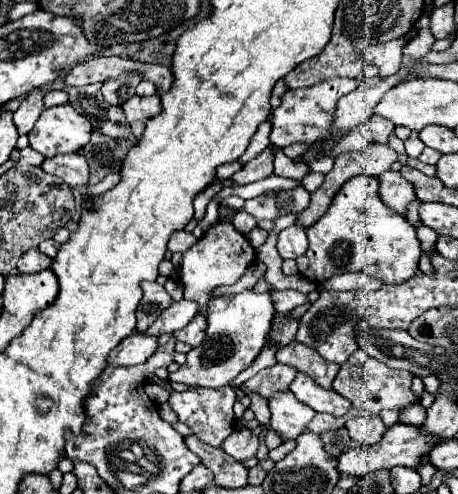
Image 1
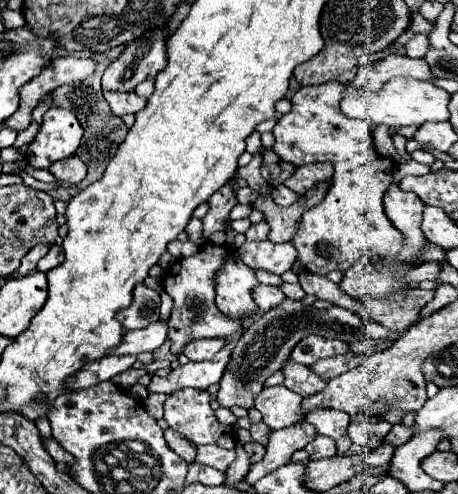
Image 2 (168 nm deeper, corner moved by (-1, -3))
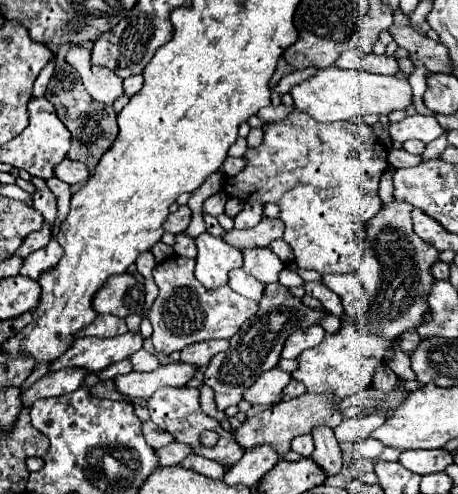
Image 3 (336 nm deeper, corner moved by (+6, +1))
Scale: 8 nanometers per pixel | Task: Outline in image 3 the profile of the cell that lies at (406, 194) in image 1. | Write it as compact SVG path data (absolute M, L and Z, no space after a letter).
M394 201L388 207L382 207L364 231L364 257L360 267L354 273L344 275L324 275L324 285L334 291L344 307L342 327L336 333L326 333L324 341L312 349L304 349L298 357L298 369L292 373L292 379L306 385L308 393L332 393L334 399L344 399L348 395L360 393L372 385L374 371L380 363L384 363L386 341L394 341L404 331L416 329L424 321L424 313L428 311L428 295L434 285L432 265L438 261L438 251L432 245L420 241L420 237L412 231L412 205Z

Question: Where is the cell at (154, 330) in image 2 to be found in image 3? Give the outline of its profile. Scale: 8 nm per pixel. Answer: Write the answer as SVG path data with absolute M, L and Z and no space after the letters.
M126 333L120 337L110 339L98 339L98 337L84 337L76 339L76 345L56 361L56 365L50 365L50 371L60 371L68 367L78 369L90 369L90 371L102 371L110 367L112 363L118 363L132 353L142 349L142 337L140 333Z

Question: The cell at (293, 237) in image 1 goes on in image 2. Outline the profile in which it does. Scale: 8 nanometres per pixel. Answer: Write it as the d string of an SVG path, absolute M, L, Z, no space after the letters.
M245 241L239 247L239 257L249 267L267 269L271 273L283 275L289 271L297 259L295 245L287 243L273 243L273 241Z

